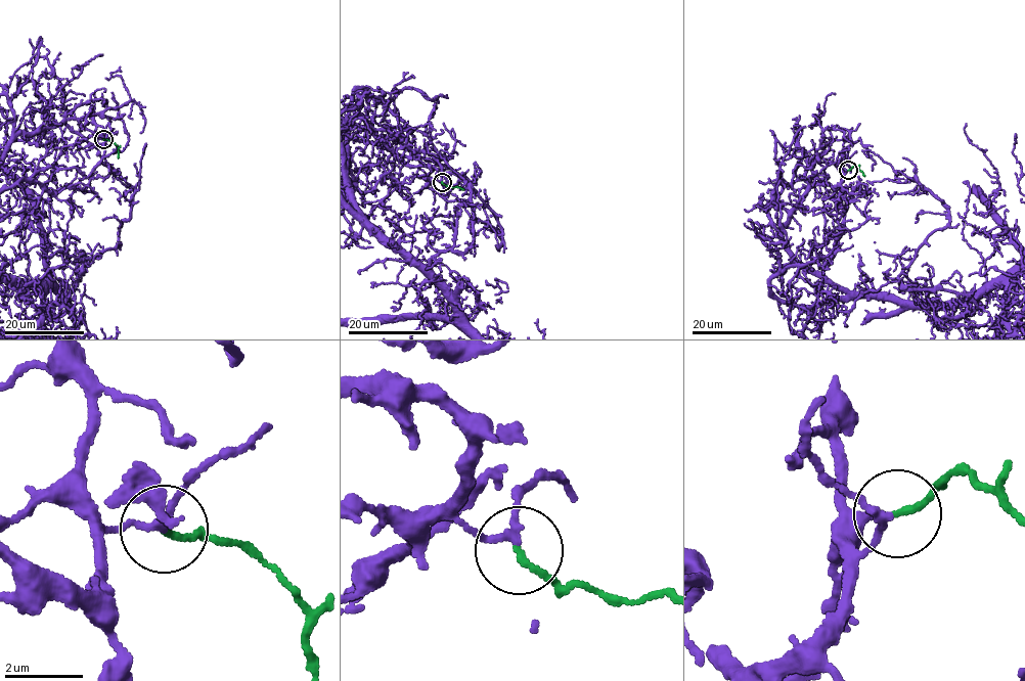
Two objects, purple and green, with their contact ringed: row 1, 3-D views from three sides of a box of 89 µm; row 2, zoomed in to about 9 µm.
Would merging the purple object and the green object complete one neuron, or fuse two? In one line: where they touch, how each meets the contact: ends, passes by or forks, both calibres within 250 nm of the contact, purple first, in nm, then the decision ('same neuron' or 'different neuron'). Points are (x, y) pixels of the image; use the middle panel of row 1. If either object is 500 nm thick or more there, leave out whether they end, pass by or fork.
at (442, 182); purple passes by; green ends there; 180 nm thick on the purple side, 170 nm on the other; same neuron

